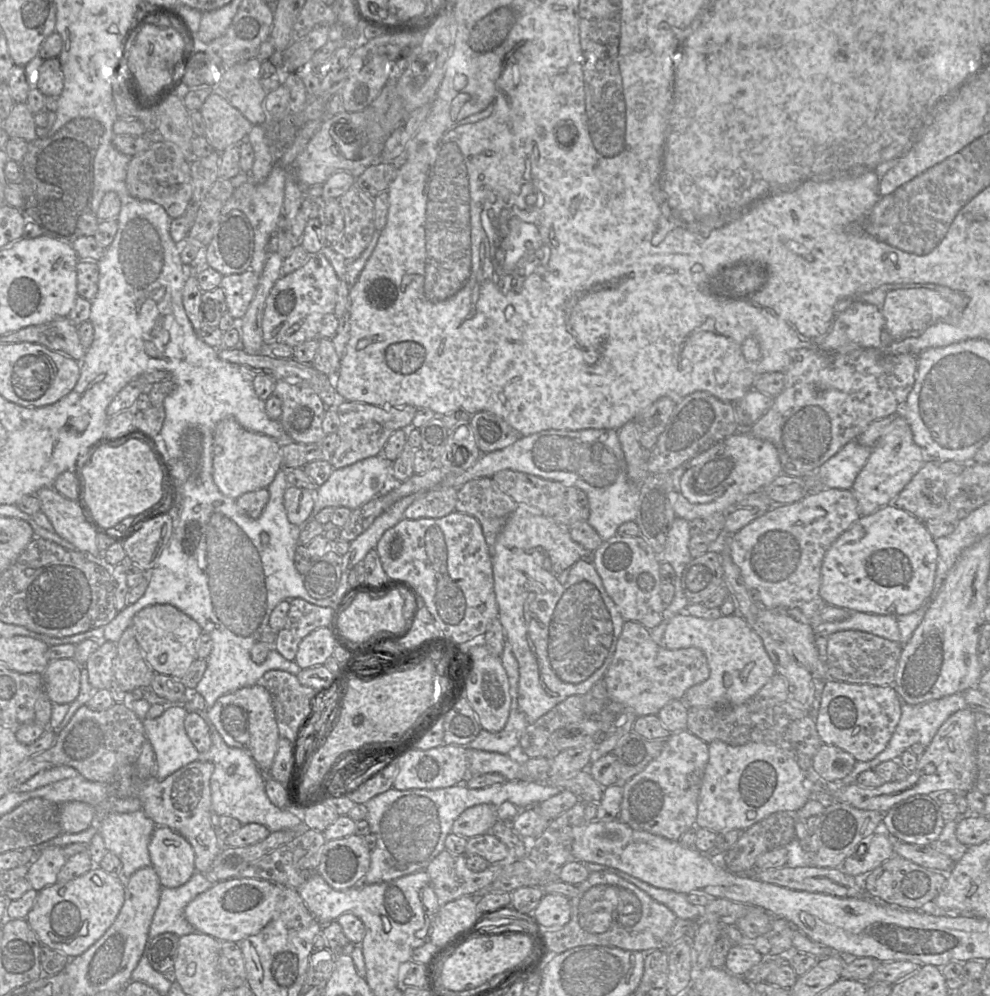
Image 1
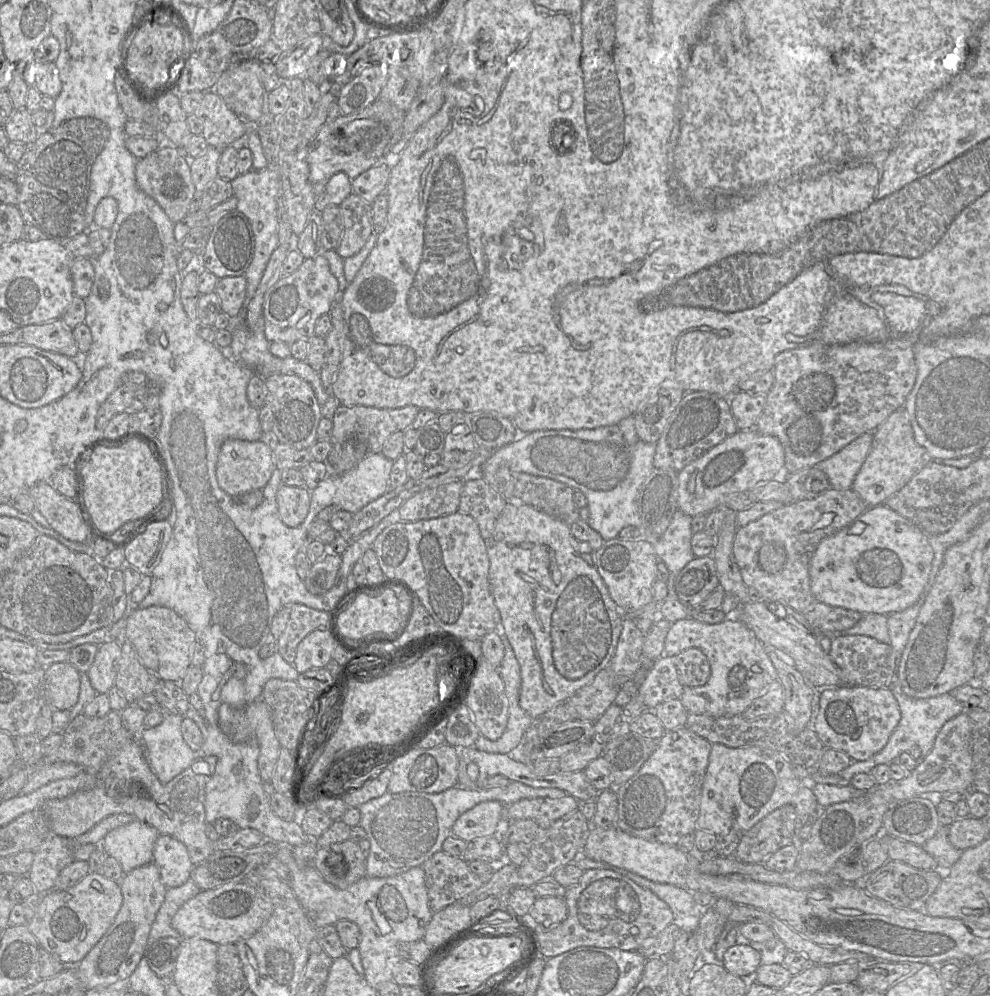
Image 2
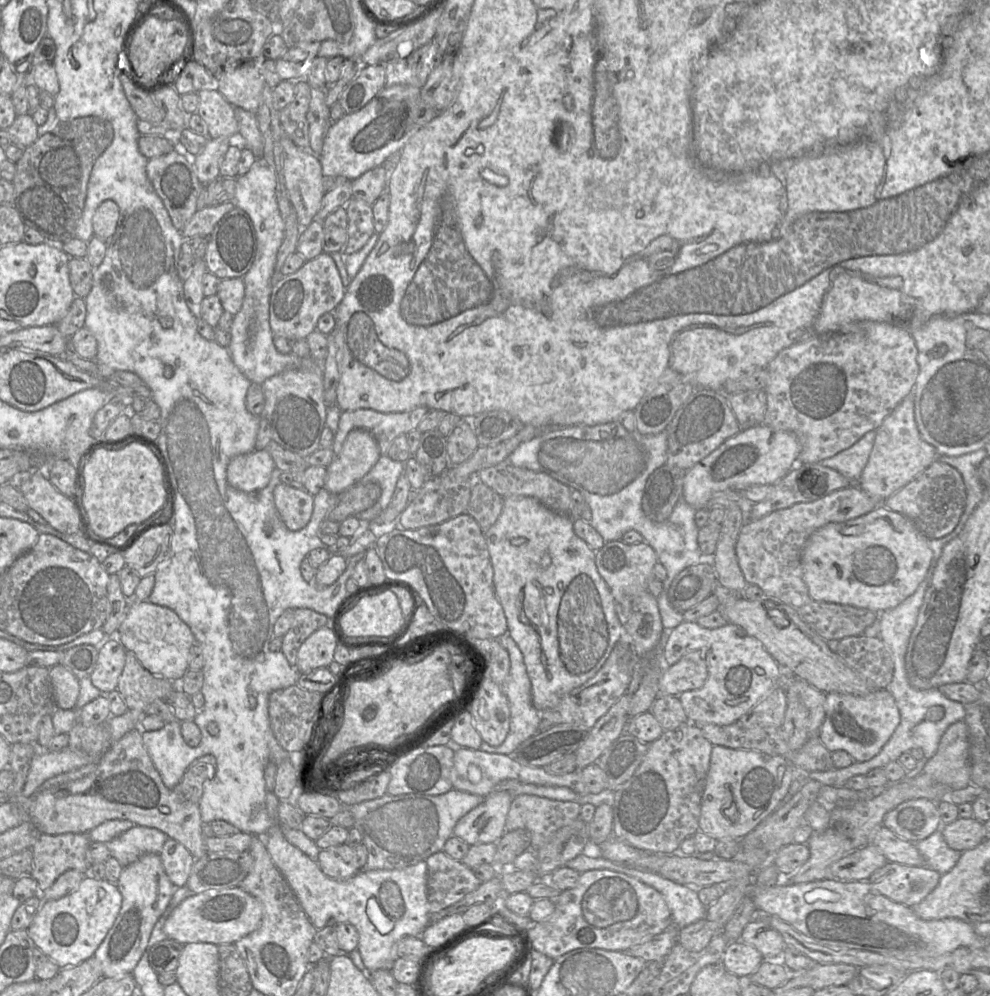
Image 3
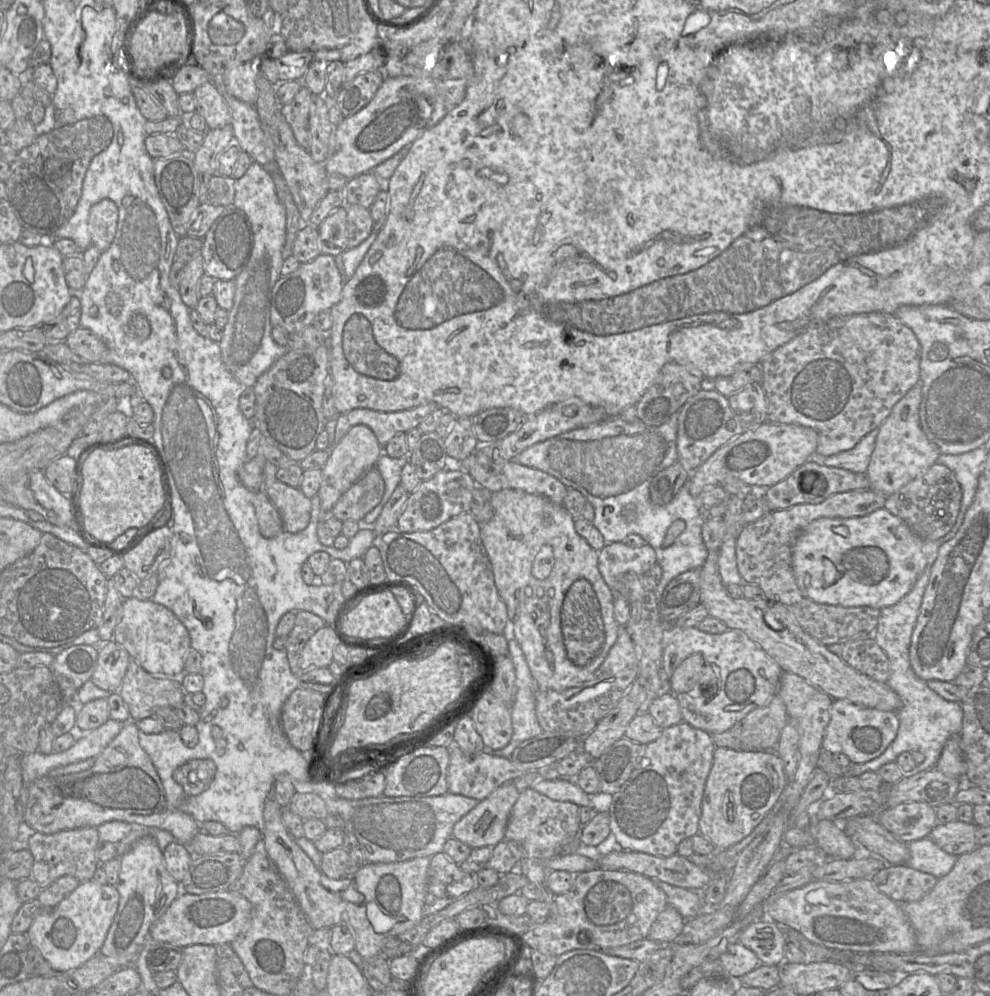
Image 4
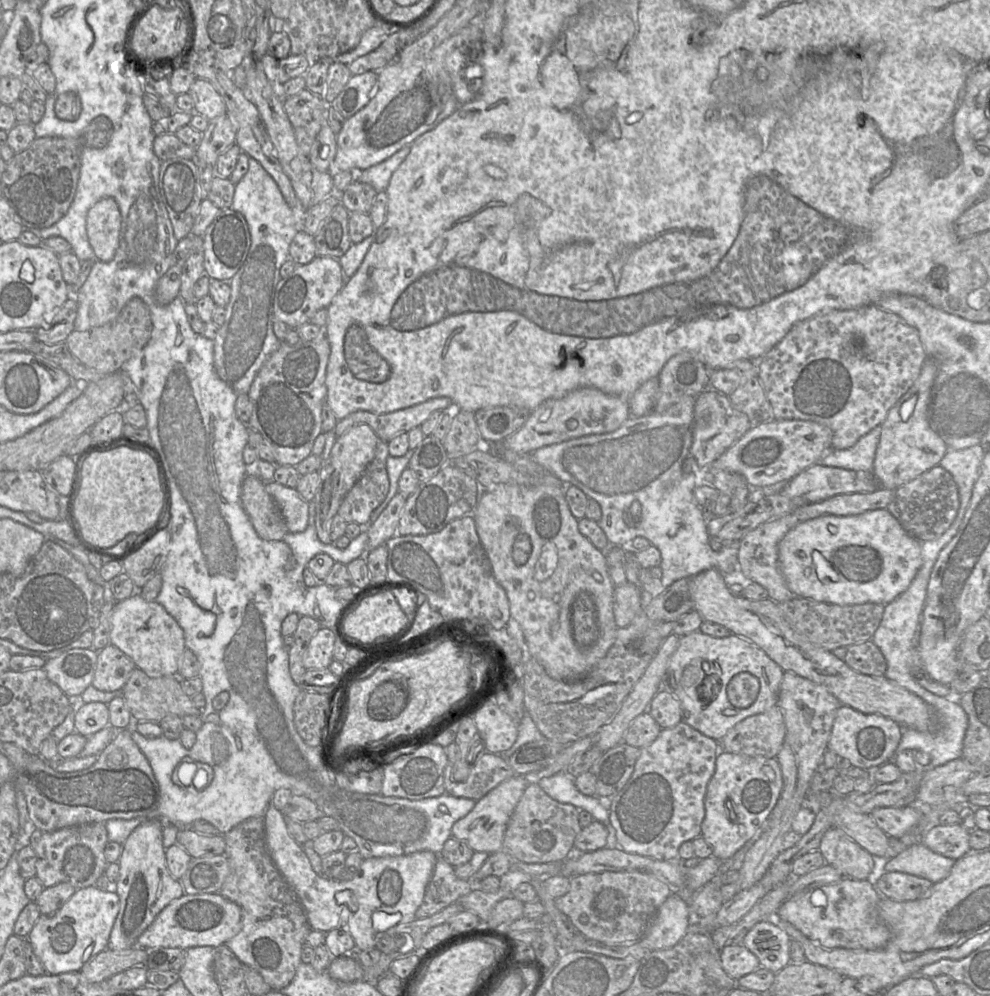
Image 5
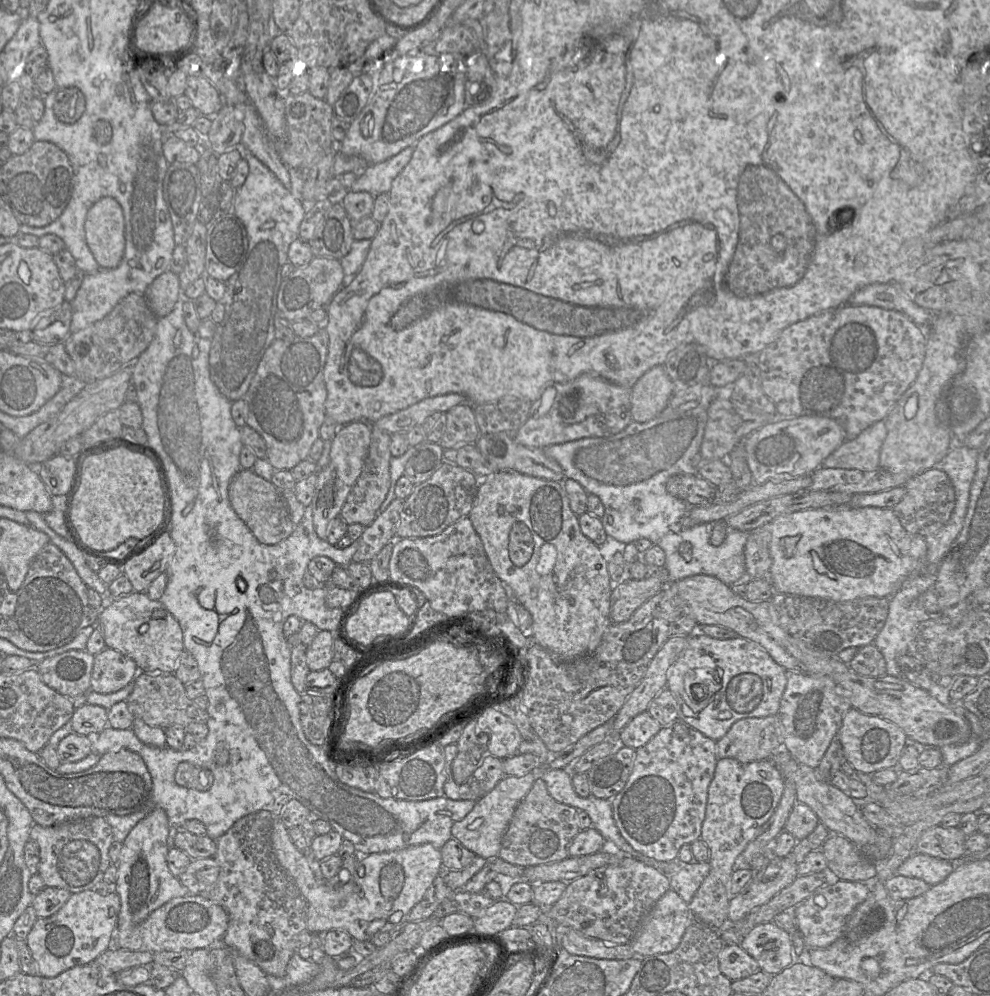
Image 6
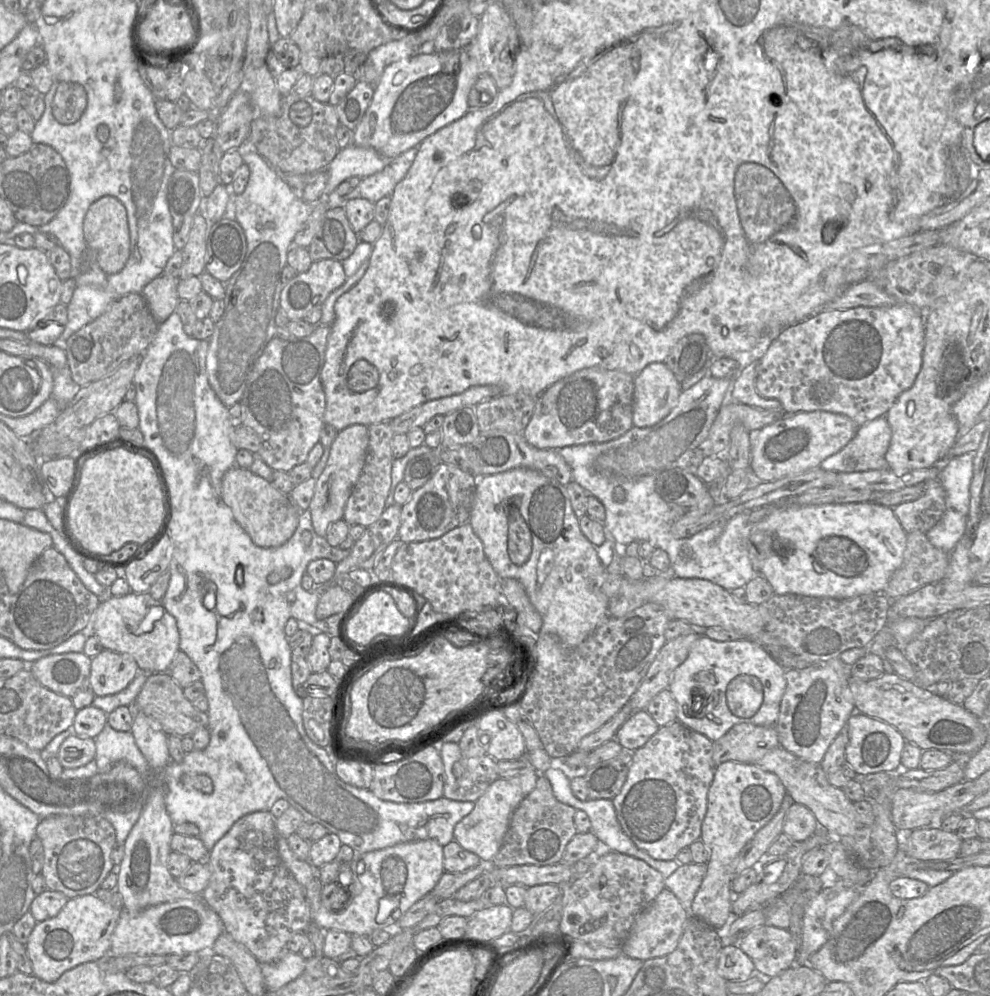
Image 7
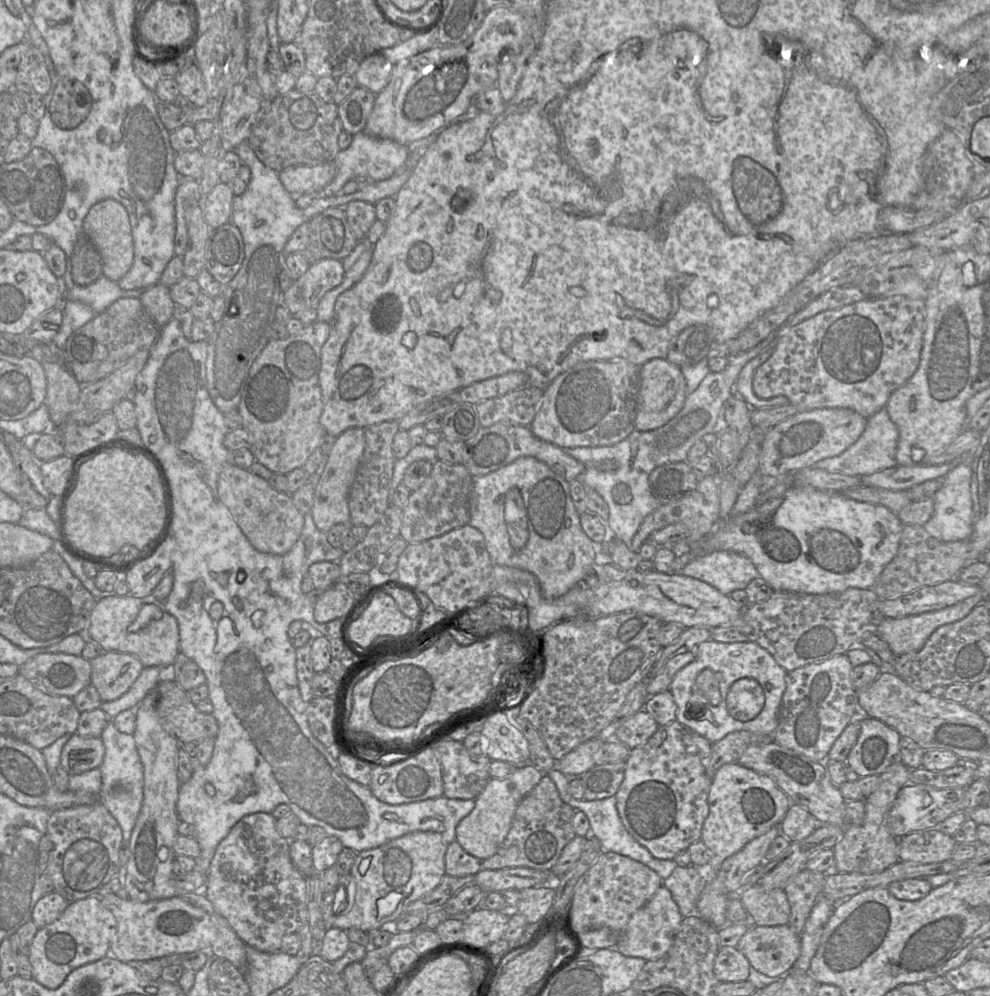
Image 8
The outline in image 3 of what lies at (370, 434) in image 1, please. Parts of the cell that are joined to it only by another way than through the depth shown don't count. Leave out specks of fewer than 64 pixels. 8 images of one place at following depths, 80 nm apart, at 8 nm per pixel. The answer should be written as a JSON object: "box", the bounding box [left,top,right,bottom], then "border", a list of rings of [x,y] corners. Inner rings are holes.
{"box":[332,407,429,457],"border":[[[426,407],[392,413],[364,408],[342,411],[332,445],[334,457],[339,454],[347,435],[354,429],[364,429],[372,434],[377,442],[380,456],[386,455],[394,439],[417,429],[428,411],[429,409]]]}

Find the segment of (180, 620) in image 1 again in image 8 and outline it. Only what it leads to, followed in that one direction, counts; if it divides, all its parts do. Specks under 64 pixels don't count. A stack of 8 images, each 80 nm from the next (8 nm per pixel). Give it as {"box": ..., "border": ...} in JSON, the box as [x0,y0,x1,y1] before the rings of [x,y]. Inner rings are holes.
{"box":[85,593,179,667],"border":[[[129,593],[125,596],[106,595],[102,598],[97,598],[88,618],[85,637],[97,642],[103,651],[128,653],[136,657],[144,667],[171,666],[179,653],[177,620],[167,612],[164,602],[157,600],[152,594],[136,597]]]}

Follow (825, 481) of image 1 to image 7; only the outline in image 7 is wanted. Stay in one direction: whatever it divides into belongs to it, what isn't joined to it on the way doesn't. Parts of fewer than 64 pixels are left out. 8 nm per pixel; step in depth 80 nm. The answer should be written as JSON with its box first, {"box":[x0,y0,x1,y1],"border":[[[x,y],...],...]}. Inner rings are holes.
{"box":[820,416,891,472],"border":[[[886,416],[859,427],[855,436],[837,453],[827,457],[820,467],[833,472],[860,472],[886,469],[885,454],[891,441]]]}

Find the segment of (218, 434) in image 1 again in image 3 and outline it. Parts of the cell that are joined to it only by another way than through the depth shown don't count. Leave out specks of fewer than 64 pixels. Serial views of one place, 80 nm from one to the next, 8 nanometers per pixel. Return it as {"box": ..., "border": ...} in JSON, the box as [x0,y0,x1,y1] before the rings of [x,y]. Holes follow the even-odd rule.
{"box":[227,449,275,494],"border":[[[265,449],[254,450],[234,457],[227,466],[227,482],[247,494],[257,494],[264,489],[275,469],[275,463]]]}

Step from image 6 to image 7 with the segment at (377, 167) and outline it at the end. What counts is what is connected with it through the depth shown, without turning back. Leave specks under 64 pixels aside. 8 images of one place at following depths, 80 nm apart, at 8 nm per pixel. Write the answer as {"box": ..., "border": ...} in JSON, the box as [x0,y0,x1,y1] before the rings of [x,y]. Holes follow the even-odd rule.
{"box":[326,146,418,209],"border":[[[415,146],[400,154],[399,156],[391,159],[383,170],[362,178],[360,183],[344,196],[337,196],[335,195],[335,192],[333,192],[326,197],[326,201],[329,203],[329,209],[337,205],[342,205],[344,207],[344,204],[350,199],[364,198],[375,204],[381,198],[391,196],[395,186],[406,176],[417,155],[417,152],[418,146]]]}

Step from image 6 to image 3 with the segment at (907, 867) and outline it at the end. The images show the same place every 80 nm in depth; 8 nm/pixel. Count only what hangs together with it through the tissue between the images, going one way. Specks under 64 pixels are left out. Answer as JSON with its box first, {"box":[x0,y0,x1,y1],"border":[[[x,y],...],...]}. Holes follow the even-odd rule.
{"box":[915,827,962,875],"border":[[[941,827],[927,838],[915,843],[926,867],[940,875],[949,872],[958,862],[962,852],[954,850],[945,842]]]}

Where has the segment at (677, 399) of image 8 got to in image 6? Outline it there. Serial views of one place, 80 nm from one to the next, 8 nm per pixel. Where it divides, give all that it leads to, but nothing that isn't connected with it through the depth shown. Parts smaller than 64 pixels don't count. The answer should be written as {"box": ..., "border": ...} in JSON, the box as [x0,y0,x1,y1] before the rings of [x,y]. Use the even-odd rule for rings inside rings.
{"box":[631,365,673,422],"border":[[[663,365],[648,370],[631,388],[631,414],[635,422],[657,417],[673,396],[673,384]]]}

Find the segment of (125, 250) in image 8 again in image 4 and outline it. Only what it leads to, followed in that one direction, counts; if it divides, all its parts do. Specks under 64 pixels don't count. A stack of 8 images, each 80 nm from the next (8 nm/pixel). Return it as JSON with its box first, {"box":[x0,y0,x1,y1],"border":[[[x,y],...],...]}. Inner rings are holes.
{"box":[88,199,118,252],"border":[[[102,199],[90,209],[88,230],[91,242],[101,252],[109,248],[116,235],[118,207],[110,199]]]}

